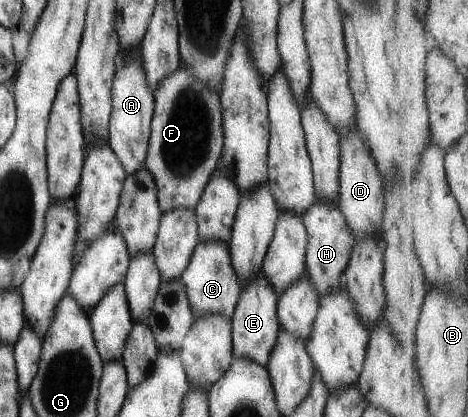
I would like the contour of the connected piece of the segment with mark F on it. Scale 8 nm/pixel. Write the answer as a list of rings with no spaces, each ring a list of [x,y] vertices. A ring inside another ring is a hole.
[[[180,61],[178,69],[175,69],[174,73],[170,73],[162,81],[158,81],[152,95],[153,114],[144,167],[154,181],[160,215],[173,209],[195,209],[221,155],[223,133],[219,93],[214,93],[212,89],[208,89],[206,83],[194,79]]]

